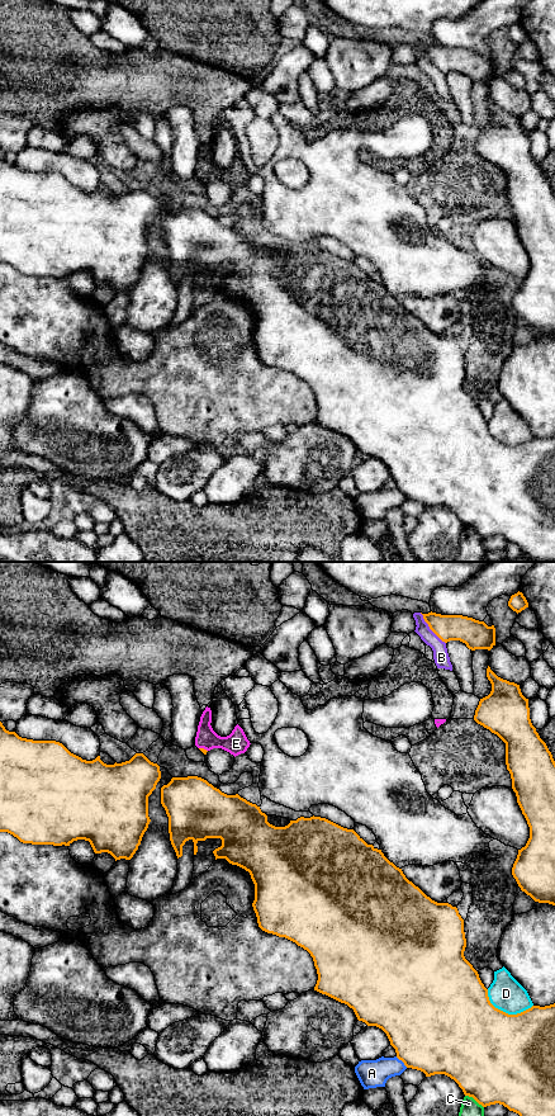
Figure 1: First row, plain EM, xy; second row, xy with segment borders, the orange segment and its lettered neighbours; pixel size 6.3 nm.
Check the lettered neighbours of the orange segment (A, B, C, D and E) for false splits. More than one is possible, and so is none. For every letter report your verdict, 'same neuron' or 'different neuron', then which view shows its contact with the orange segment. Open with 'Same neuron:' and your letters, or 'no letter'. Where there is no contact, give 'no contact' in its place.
Same neuron: no letter
A: different neuron; meets orange in xy
B: different neuron; meets orange in xy
C: different neuron; meets orange in xy
D: different neuron; meets orange in xy
E: different neuron; meets orange in xy

